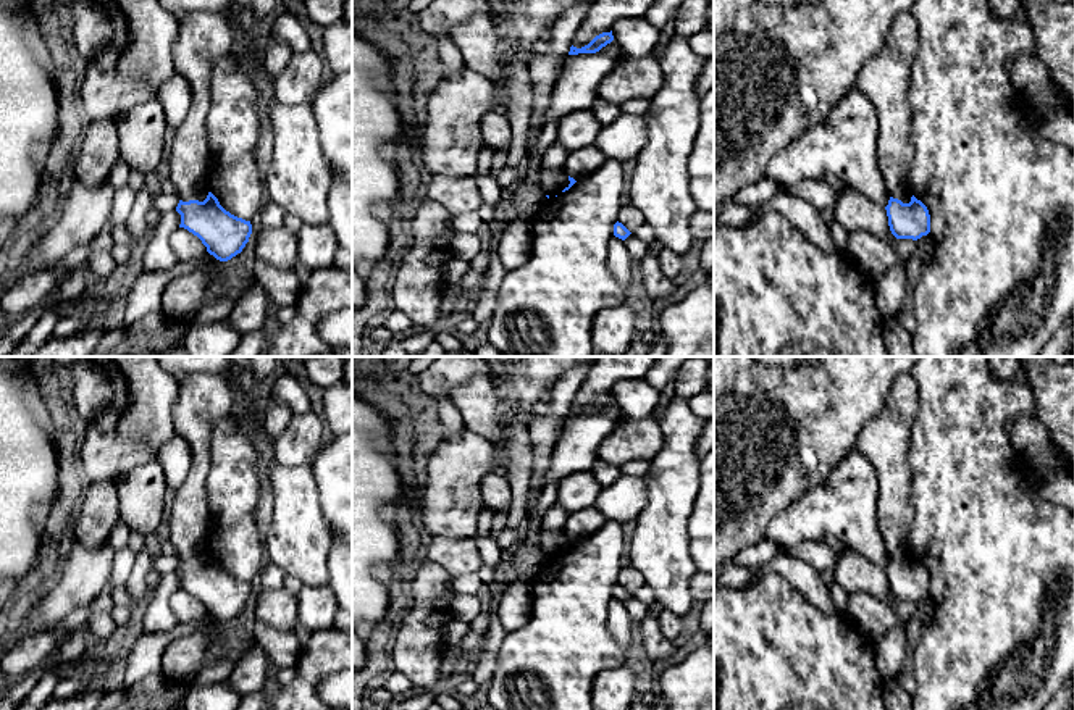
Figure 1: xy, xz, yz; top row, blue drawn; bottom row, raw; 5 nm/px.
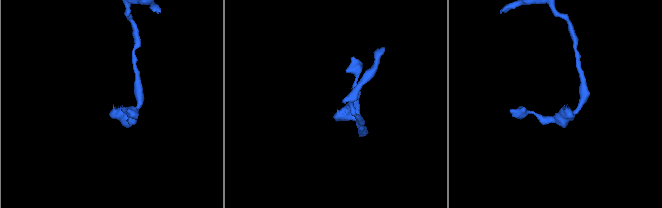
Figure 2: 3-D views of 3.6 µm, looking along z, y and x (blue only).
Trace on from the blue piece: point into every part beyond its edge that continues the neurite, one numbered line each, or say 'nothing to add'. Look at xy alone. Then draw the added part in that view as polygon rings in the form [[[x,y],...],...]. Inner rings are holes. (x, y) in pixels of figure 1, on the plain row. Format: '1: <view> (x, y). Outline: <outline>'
nothing to add

